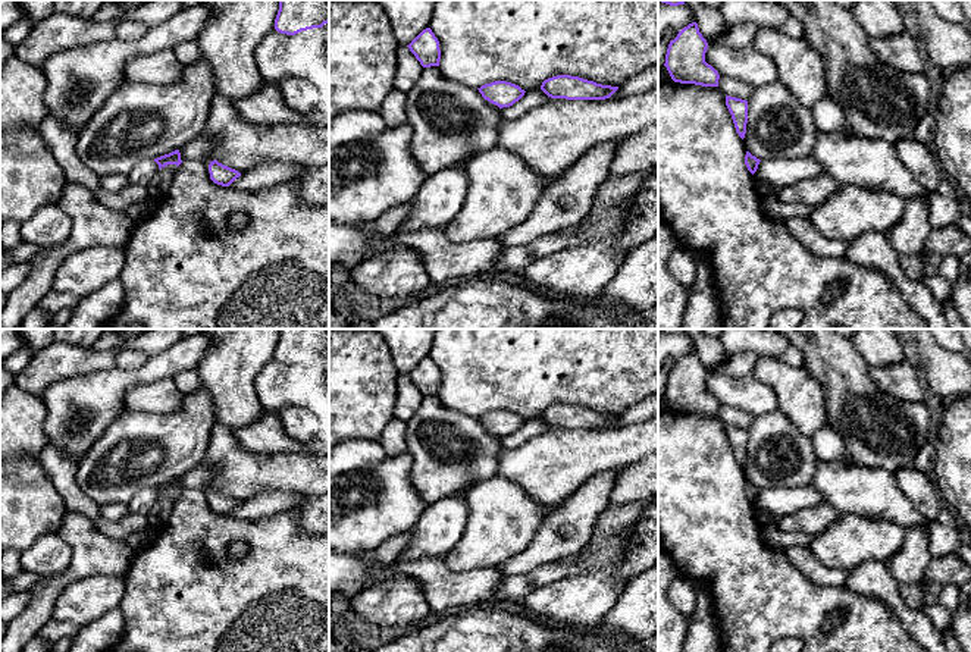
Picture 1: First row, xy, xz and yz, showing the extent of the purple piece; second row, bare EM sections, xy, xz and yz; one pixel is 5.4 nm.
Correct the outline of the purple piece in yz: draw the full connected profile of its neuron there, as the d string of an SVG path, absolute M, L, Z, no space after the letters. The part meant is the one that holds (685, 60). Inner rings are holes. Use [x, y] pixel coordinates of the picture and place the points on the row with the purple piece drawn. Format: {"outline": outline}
{"outline": "M692 22L670 41L665 63L671 79L680 84L718 87L718 72L705 62L707 40Z"}

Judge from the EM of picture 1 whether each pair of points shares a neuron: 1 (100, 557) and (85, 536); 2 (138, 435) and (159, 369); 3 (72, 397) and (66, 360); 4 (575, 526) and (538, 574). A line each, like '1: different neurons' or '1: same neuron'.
1: same neuron
2: different neurons
3: different neurons
4: different neurons

